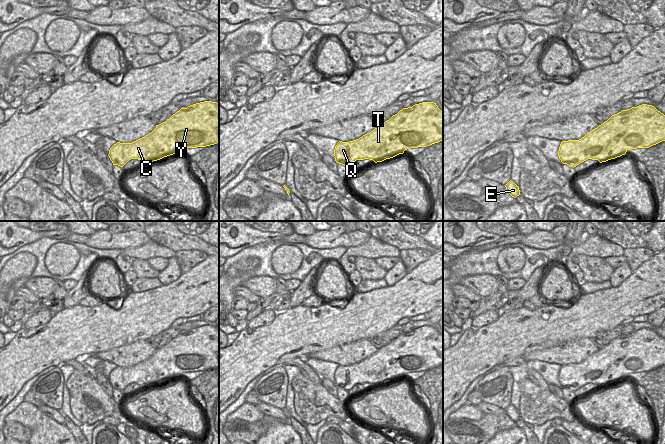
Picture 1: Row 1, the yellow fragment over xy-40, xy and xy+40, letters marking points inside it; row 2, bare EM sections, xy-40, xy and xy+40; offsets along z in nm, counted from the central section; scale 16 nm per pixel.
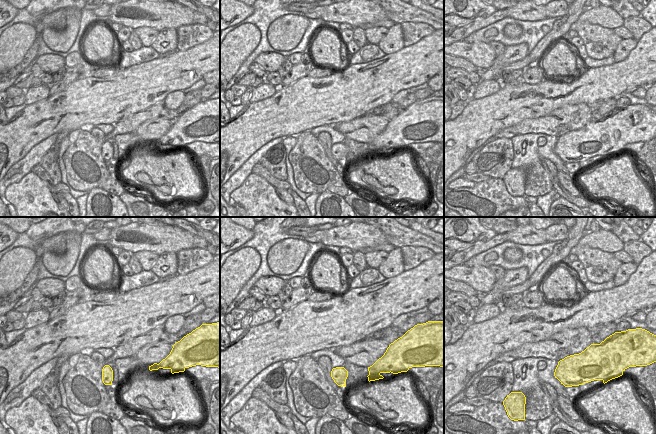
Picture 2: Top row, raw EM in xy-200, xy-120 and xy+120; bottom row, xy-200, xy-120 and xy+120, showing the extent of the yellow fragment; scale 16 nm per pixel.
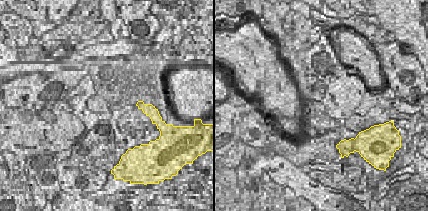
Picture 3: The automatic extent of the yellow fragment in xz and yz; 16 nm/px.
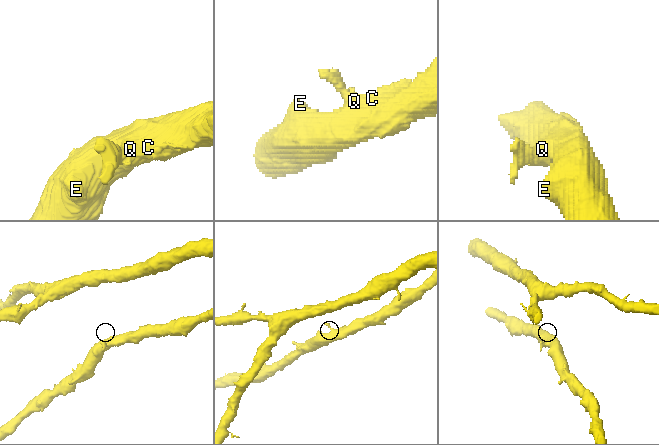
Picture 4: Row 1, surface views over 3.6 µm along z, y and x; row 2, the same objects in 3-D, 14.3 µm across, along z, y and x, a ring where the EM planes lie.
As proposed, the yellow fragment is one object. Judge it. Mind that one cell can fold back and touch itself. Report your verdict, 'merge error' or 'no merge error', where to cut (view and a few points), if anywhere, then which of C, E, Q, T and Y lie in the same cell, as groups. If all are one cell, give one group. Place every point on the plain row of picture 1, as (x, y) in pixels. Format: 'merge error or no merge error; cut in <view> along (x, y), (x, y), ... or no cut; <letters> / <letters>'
no merge error; no cut; C E Q T Y

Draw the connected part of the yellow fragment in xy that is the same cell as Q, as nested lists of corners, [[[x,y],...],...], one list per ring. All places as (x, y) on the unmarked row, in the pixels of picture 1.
[[[422,326],[403,332],[389,344],[359,363],[339,365],[334,373],[335,385],[349,391],[356,384],[369,383],[375,387],[403,378],[405,374],[427,371],[443,364],[443,335],[434,326]]]

